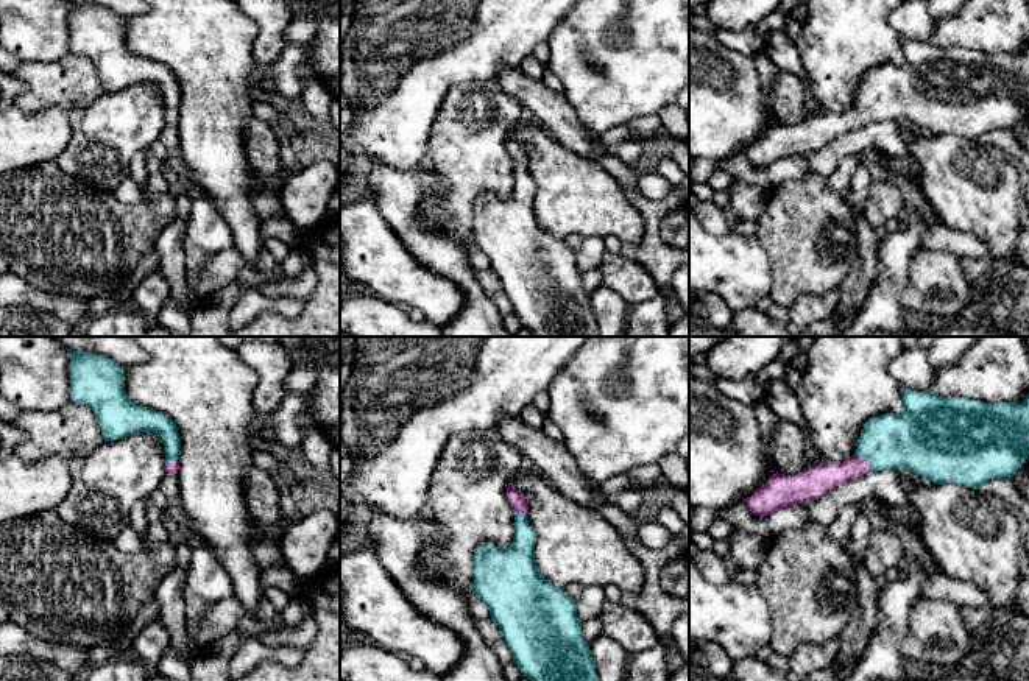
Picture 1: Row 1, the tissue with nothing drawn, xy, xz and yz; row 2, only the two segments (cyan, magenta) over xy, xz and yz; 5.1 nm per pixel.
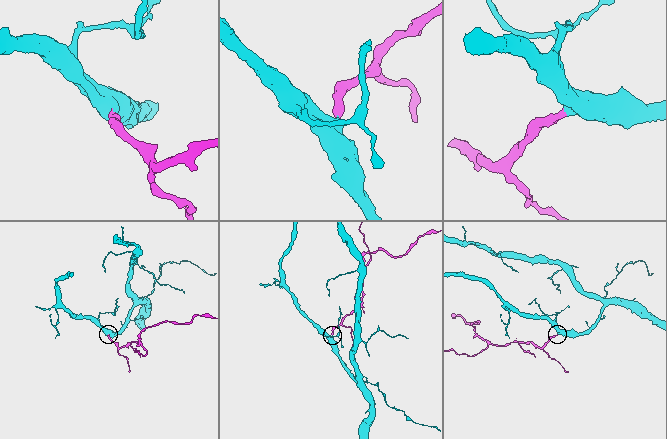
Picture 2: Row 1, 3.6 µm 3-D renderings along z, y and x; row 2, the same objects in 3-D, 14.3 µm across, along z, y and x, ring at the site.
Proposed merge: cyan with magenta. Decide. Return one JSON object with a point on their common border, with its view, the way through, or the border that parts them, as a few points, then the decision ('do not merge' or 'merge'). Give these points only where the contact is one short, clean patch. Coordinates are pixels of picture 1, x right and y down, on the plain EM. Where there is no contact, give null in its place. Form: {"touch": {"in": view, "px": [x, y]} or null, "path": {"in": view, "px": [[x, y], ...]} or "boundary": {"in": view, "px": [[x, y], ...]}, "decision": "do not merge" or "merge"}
{"touch": {"in": "yz", "px": [866, 109]}, "path": {"in": "yz", "px": [[911, 92], [886, 92], [866, 109], [847, 122], [822, 130]]}, "decision": "merge"}

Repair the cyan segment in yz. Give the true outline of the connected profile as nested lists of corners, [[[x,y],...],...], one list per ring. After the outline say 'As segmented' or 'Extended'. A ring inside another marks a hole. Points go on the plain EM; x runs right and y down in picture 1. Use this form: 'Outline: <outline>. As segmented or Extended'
Outline: [[[903,39],[901,65],[884,64],[864,75],[853,108],[823,114],[798,125],[773,125],[745,154],[755,167],[820,150],[856,128],[882,120],[906,120],[934,136],[957,134],[979,140],[993,129],[1013,129],[1029,111],[1029,45],[1020,53],[985,55],[967,48],[943,48],[932,42]]]. Extended

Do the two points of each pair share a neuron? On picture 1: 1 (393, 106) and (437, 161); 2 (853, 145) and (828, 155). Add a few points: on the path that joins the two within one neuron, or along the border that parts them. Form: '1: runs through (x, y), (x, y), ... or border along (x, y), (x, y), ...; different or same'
1: border along (437, 114), (431, 128), (427, 150), (417, 165); different
2: runs through (847, 145), (834, 151); same

